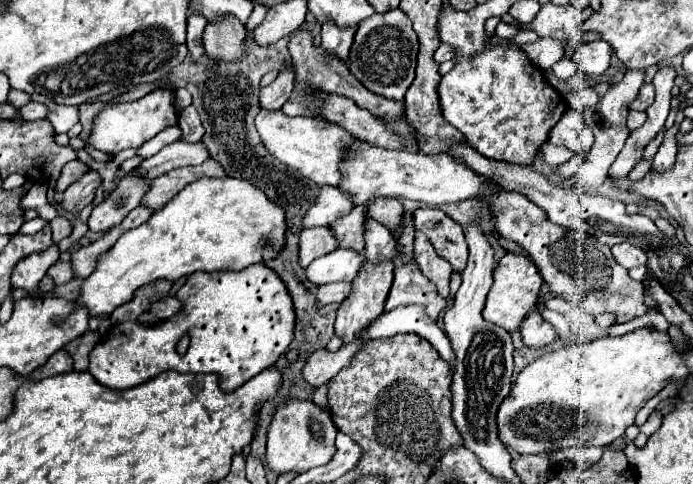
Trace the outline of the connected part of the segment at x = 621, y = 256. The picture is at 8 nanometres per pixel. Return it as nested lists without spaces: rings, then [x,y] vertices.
[[[619,243],[615,247],[611,247],[613,251],[613,257],[617,259],[619,265],[623,265],[625,269],[631,269],[631,267],[639,267],[639,265],[645,265],[647,263],[647,255],[643,249],[631,245],[631,243]]]

